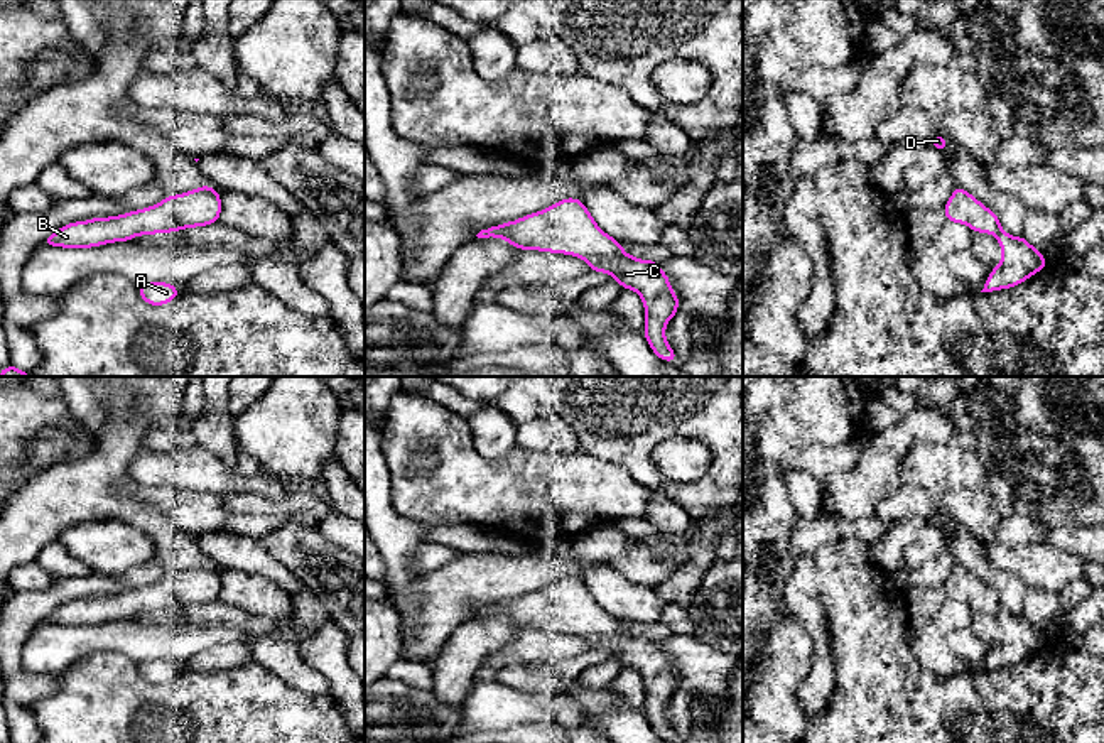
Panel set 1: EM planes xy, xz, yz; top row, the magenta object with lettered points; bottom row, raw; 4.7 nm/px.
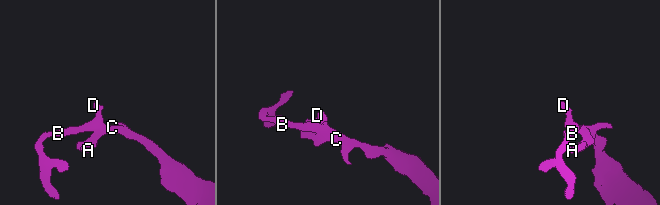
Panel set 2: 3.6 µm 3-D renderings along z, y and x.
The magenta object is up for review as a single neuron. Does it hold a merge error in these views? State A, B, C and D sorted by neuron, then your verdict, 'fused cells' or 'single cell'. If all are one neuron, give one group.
A B C D | single cell

